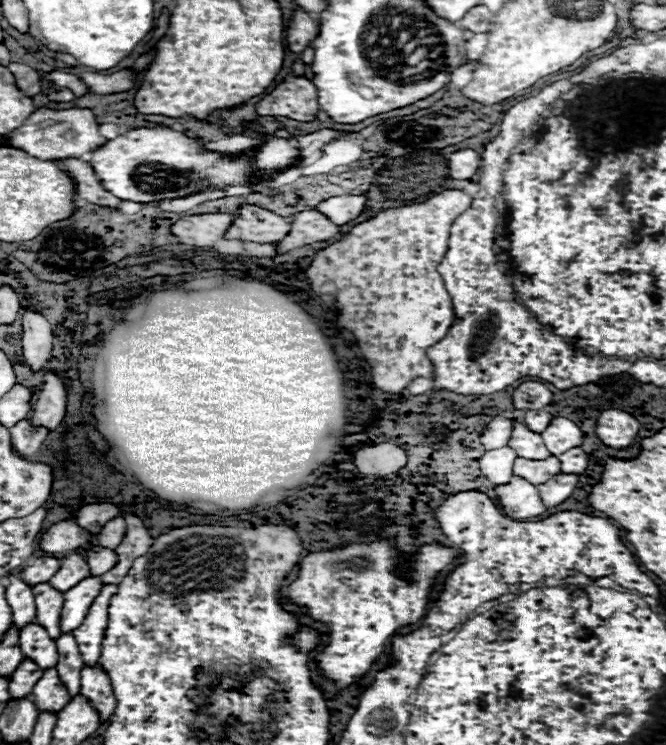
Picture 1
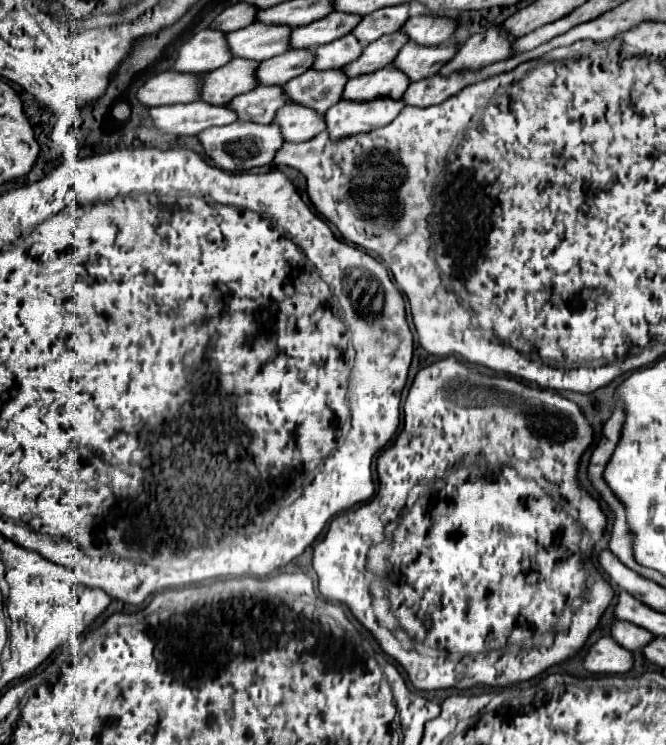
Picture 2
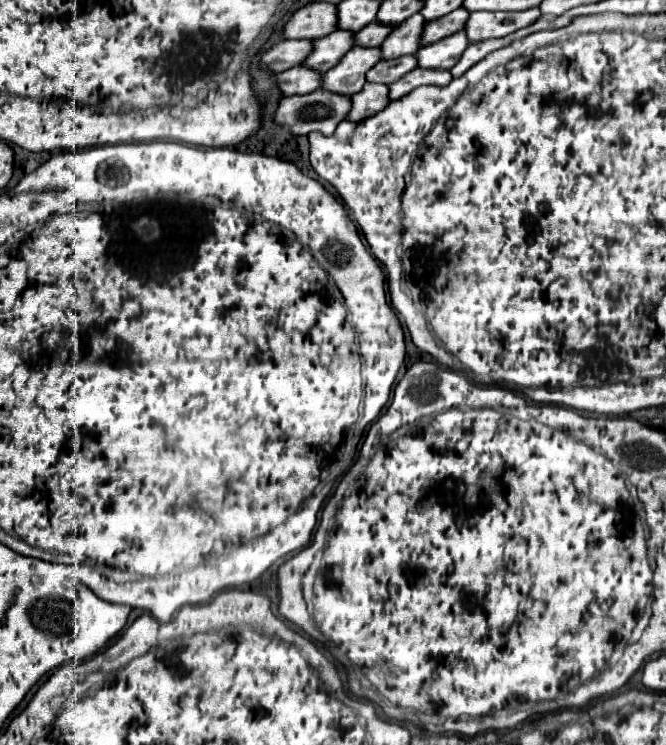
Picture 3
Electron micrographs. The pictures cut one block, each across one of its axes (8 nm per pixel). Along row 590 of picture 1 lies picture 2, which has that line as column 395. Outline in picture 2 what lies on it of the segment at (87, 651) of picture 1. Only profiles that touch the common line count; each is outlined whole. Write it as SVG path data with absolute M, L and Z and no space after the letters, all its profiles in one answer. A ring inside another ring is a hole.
M378 98L368 102L350 102L340 100L326 112L326 126L334 140L354 134L368 132L372 128L380 128L390 124L406 104L402 100Z

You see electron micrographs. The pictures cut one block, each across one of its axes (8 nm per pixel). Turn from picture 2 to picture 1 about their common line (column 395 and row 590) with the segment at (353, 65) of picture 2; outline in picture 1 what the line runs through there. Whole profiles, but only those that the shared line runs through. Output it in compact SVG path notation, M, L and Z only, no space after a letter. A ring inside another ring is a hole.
M42 582L36 584L34 592L34 600L36 600L36 622L42 624L50 638L58 638L60 636L60 610L64 604L64 596L50 586L50 582Z

